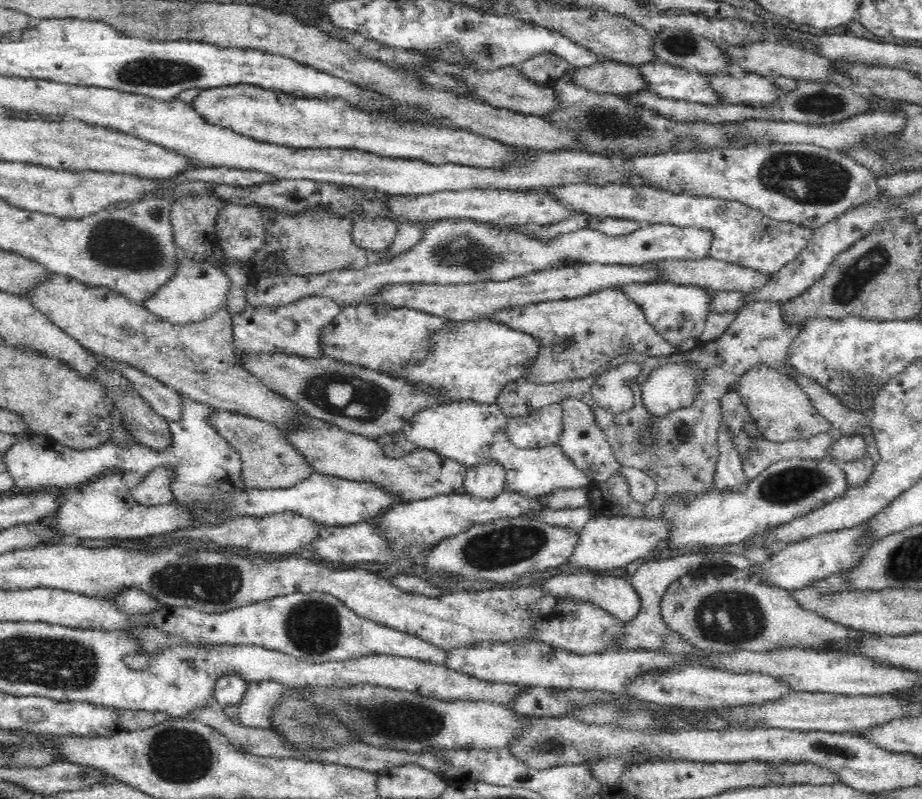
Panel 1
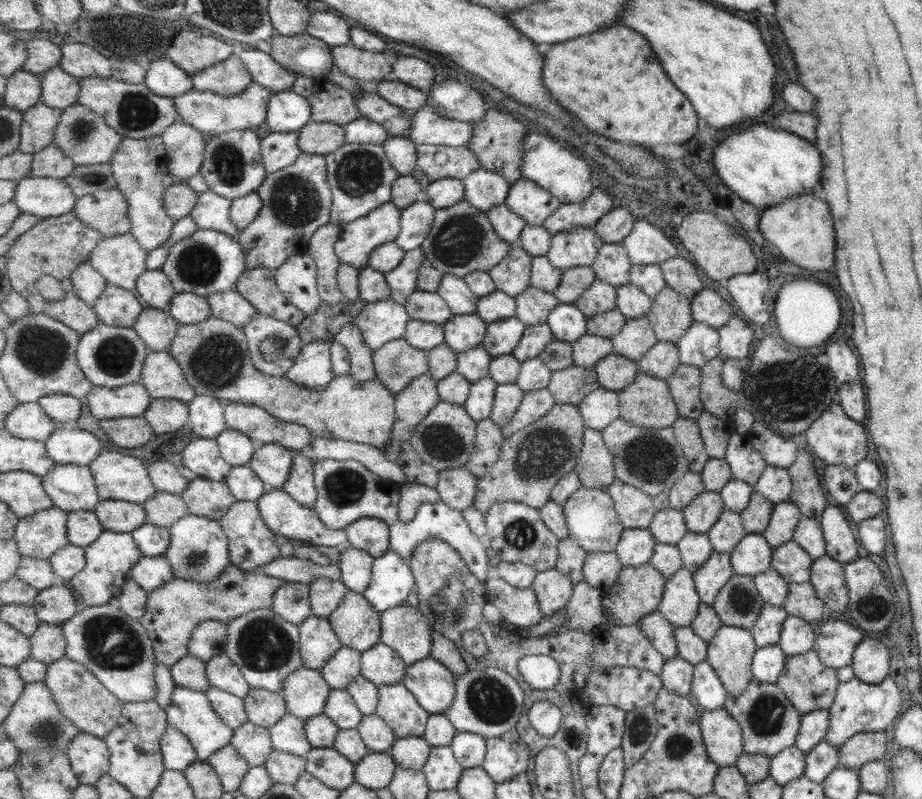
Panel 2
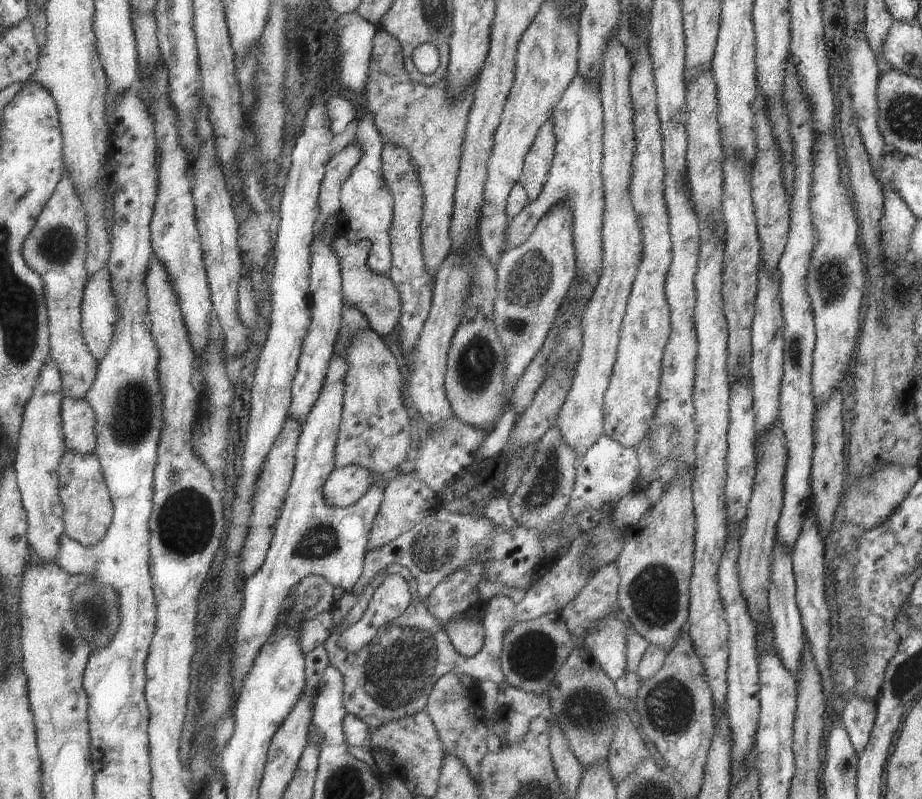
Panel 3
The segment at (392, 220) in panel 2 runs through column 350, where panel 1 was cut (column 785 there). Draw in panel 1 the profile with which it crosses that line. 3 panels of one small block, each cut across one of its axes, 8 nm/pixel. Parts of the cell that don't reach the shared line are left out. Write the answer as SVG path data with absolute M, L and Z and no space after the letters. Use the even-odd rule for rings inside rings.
M618 181L604 184L586 182L558 183L552 186L518 188L516 191L545 192L573 214L598 218L634 220L641 225L670 223L679 227L698 226L714 233L711 258L752 269L764 276L778 272L787 262L806 248L812 230L793 226L790 222L771 220L742 201L730 201L710 196L692 196L658 188L634 188Z

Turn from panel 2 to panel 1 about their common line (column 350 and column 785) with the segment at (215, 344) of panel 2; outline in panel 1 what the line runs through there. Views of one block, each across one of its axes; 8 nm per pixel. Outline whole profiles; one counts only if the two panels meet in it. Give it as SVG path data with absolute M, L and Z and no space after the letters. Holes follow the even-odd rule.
M758 363L749 368L740 377L740 386L735 391L746 406L750 418L757 422L766 441L787 442L833 431L832 423L818 412L810 395L794 378L766 363Z

